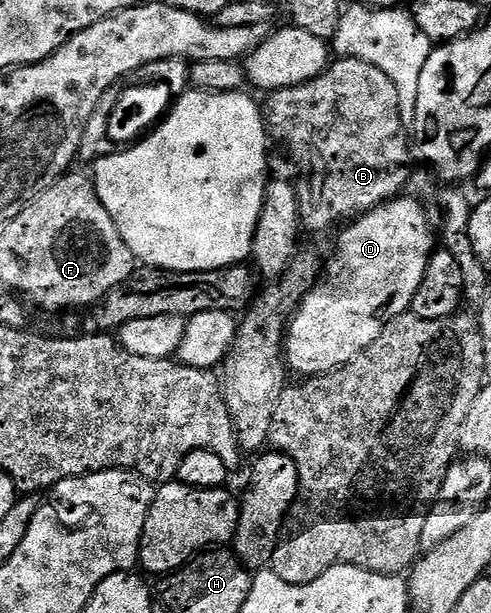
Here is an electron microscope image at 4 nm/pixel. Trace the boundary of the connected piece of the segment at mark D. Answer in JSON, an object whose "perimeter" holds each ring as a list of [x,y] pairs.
{"perimeter":[[[399,196],[345,227],[324,273],[298,305],[286,332],[286,365],[298,376],[330,374],[360,356],[396,316],[407,313],[424,280],[434,245],[430,214],[417,197]]]}

